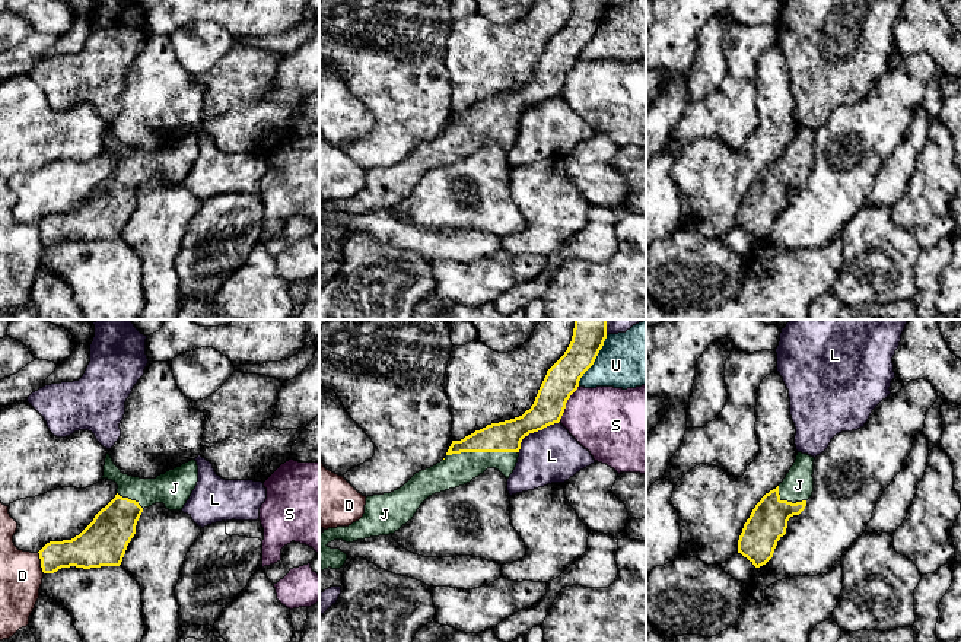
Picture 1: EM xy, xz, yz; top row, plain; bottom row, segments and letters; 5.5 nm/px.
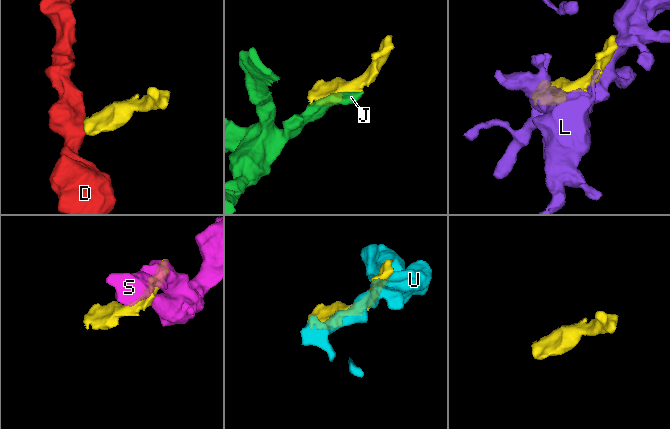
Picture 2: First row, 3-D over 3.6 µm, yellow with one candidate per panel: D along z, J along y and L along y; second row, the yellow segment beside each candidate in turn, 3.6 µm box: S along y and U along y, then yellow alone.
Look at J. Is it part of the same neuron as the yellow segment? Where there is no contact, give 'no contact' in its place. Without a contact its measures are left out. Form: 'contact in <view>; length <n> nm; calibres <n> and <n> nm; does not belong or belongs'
contact in xz; length 400 nm; calibres 180 and 180 nm; belongs

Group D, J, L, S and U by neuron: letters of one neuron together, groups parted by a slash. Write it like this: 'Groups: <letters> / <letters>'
Groups: D / J / L / S / U

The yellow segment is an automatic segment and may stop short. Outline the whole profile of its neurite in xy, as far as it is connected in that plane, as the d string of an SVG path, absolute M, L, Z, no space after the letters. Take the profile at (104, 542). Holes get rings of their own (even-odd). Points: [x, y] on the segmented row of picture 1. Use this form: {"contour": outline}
{"contour": "M108 452L102 479L117 483L115 498L79 535L50 541L38 552L44 573L70 566L120 566L143 509L163 503L169 511L182 511L197 486L198 465L191 460L156 479L140 479L124 474Z"}

